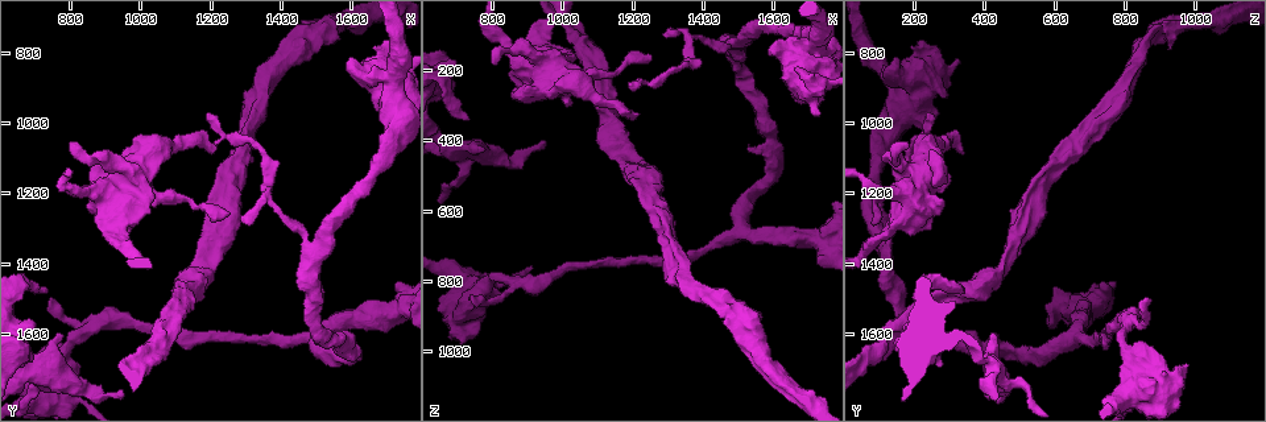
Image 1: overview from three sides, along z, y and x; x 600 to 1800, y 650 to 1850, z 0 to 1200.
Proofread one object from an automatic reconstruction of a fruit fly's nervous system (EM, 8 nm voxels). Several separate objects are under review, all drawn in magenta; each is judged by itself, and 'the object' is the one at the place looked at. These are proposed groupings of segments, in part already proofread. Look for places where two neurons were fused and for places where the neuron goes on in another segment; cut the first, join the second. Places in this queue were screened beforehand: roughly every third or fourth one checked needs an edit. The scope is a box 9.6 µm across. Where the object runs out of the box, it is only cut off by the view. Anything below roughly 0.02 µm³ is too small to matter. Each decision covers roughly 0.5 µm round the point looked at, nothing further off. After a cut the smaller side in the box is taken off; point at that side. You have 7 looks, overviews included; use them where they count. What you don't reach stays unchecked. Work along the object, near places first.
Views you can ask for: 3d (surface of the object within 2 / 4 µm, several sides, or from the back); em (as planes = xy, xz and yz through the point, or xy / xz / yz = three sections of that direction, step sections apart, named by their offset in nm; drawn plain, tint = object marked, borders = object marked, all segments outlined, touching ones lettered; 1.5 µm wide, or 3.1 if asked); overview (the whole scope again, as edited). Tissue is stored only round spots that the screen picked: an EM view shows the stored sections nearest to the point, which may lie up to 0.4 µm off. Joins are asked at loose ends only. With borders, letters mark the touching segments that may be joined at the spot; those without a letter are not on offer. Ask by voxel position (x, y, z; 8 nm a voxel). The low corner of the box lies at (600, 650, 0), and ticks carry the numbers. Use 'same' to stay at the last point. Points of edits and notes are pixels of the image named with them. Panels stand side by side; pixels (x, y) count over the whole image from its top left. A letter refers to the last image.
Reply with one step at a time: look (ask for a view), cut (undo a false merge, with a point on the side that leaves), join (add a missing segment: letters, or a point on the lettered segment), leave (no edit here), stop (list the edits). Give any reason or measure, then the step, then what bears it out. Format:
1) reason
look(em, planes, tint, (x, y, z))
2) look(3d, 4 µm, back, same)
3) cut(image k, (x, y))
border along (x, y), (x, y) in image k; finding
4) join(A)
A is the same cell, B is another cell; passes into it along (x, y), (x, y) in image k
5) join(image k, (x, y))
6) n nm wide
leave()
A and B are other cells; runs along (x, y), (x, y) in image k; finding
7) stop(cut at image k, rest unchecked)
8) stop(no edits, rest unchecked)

look(em, planes, borders, (770, 1610, 430))

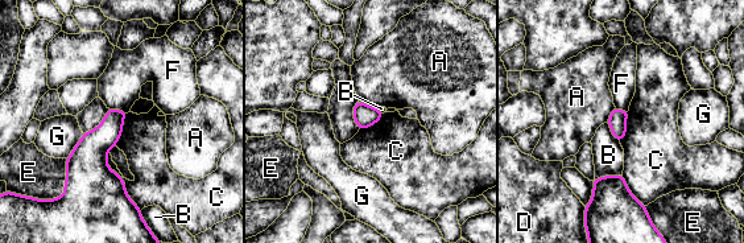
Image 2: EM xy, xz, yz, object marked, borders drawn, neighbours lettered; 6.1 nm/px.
C touches over 420 nm
leave()
A, B, C, D, E, F and G are other cells; no lettered segment goes on from it

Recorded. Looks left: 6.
free end
look(em, xy, step 4, tint, (750, 1500, 860))

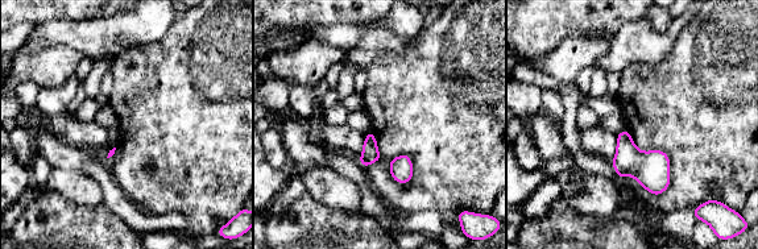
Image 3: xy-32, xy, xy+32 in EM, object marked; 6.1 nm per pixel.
look(em, planes, borders, same)

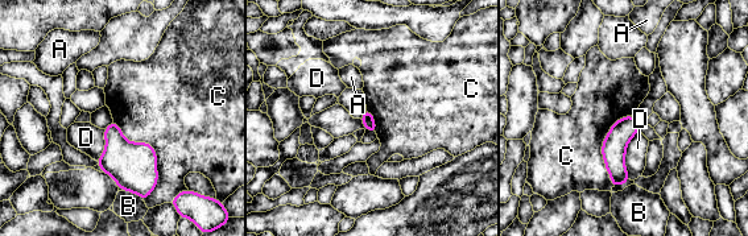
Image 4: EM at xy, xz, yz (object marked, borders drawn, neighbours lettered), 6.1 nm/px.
leave()
A, B, C and D are other cells; border along (114, 120), (153, 148), (145, 199) in image 4; no lettered segment goes on from it

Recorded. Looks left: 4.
free end
look(3d, 2 µm, (1200, 970, 240))

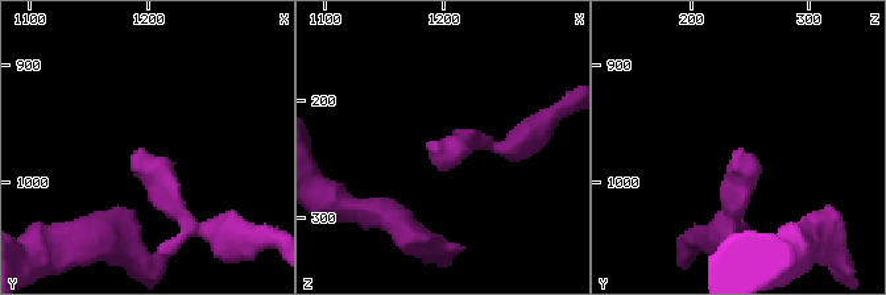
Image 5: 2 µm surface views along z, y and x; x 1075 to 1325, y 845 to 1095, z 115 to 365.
look(em, xz, step 8, borders, (1192, 972, 240))

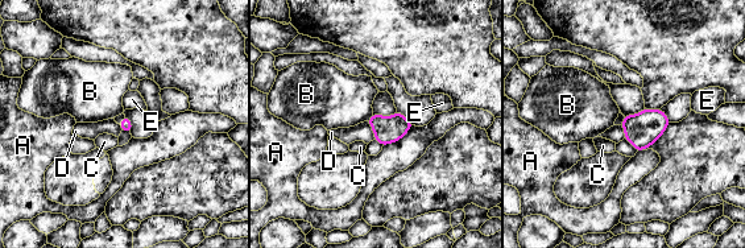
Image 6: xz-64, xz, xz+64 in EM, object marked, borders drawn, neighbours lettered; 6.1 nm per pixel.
A touches over 240 nm
leave()
A, B, C, D and E are other cells; no lettered segment goes on from it

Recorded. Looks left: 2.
stop(no edits, rest unchecked)

